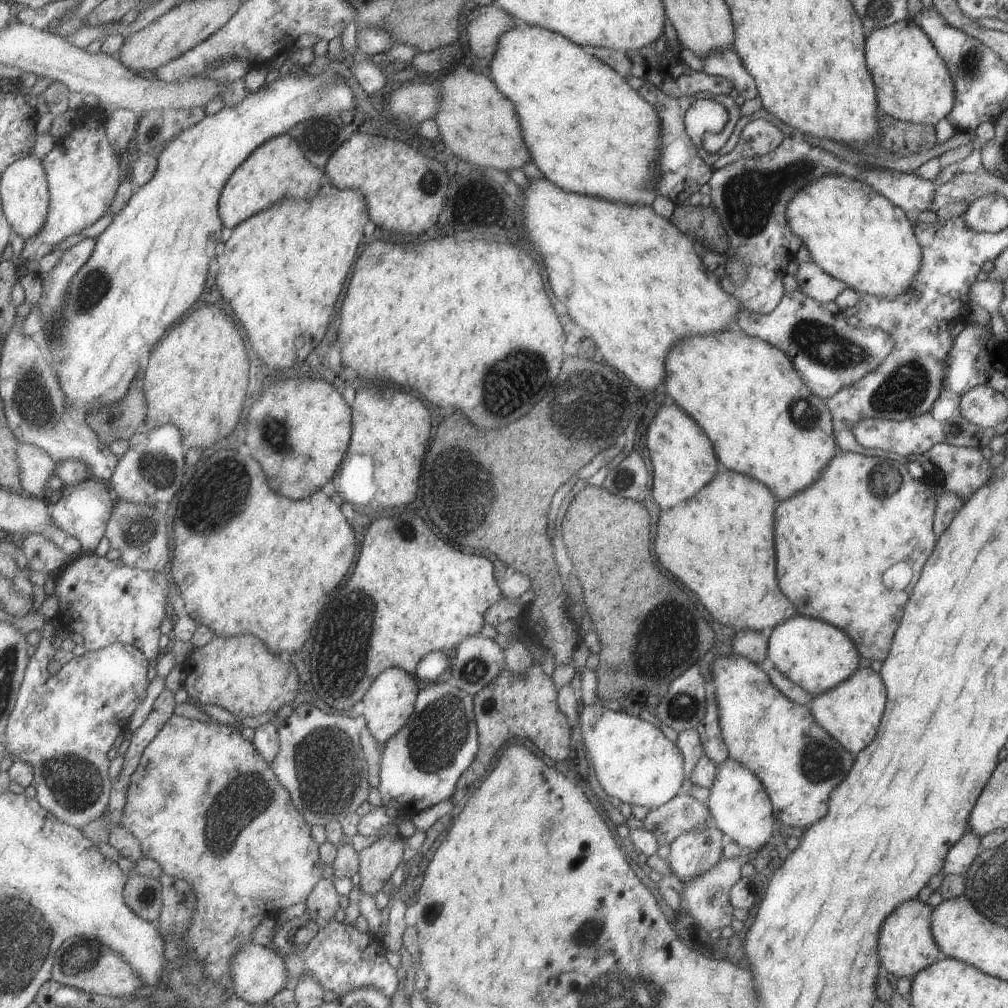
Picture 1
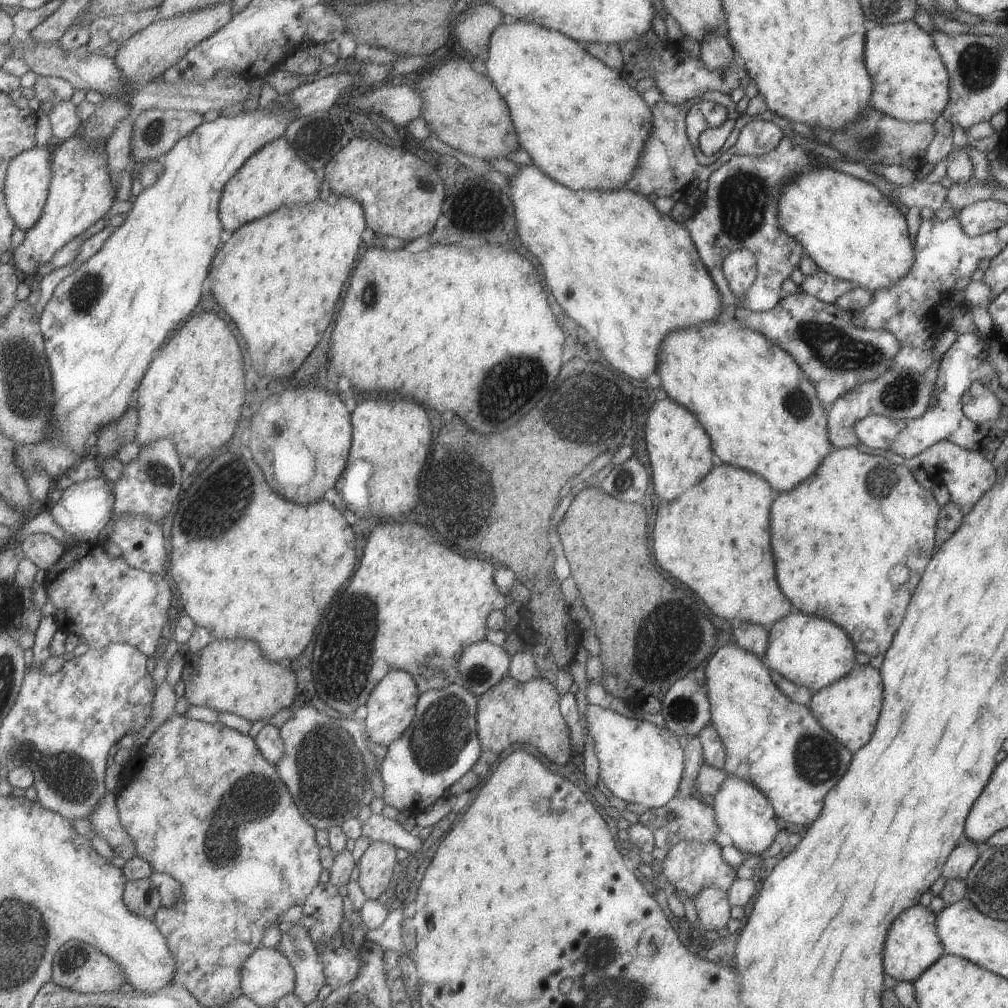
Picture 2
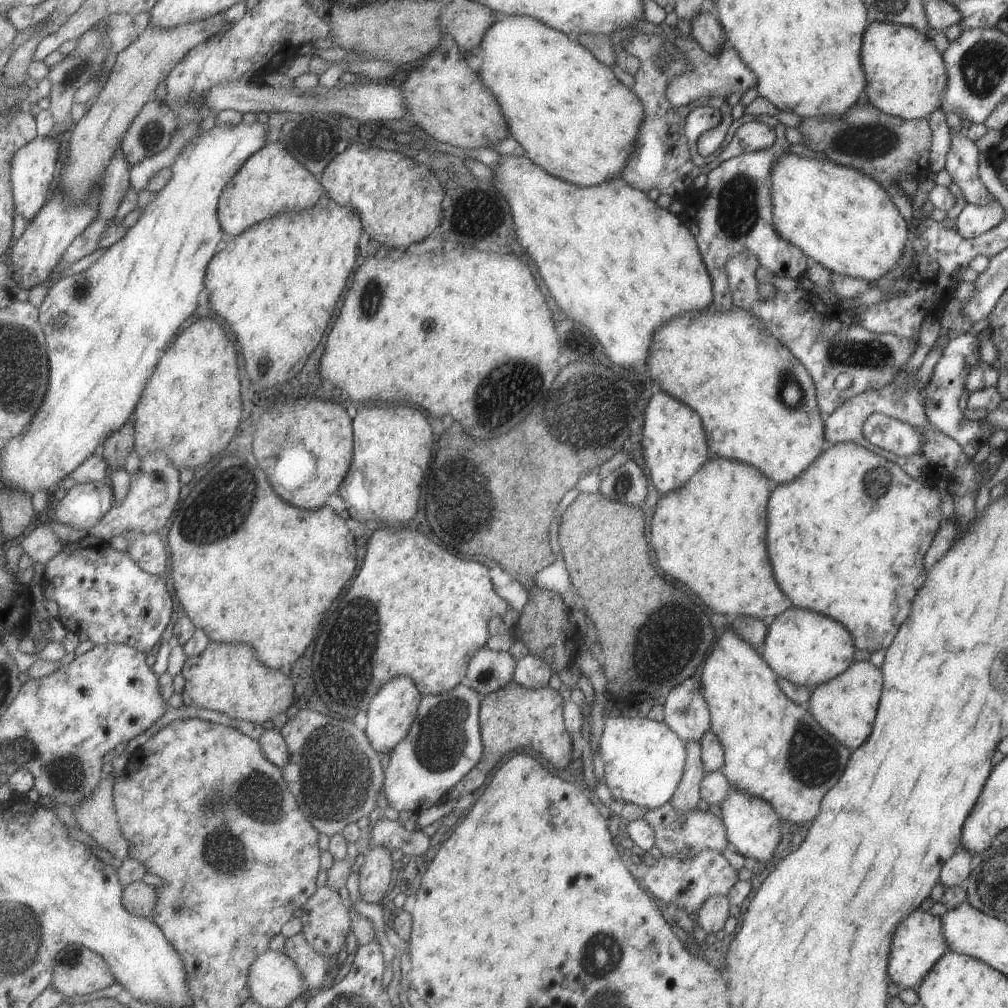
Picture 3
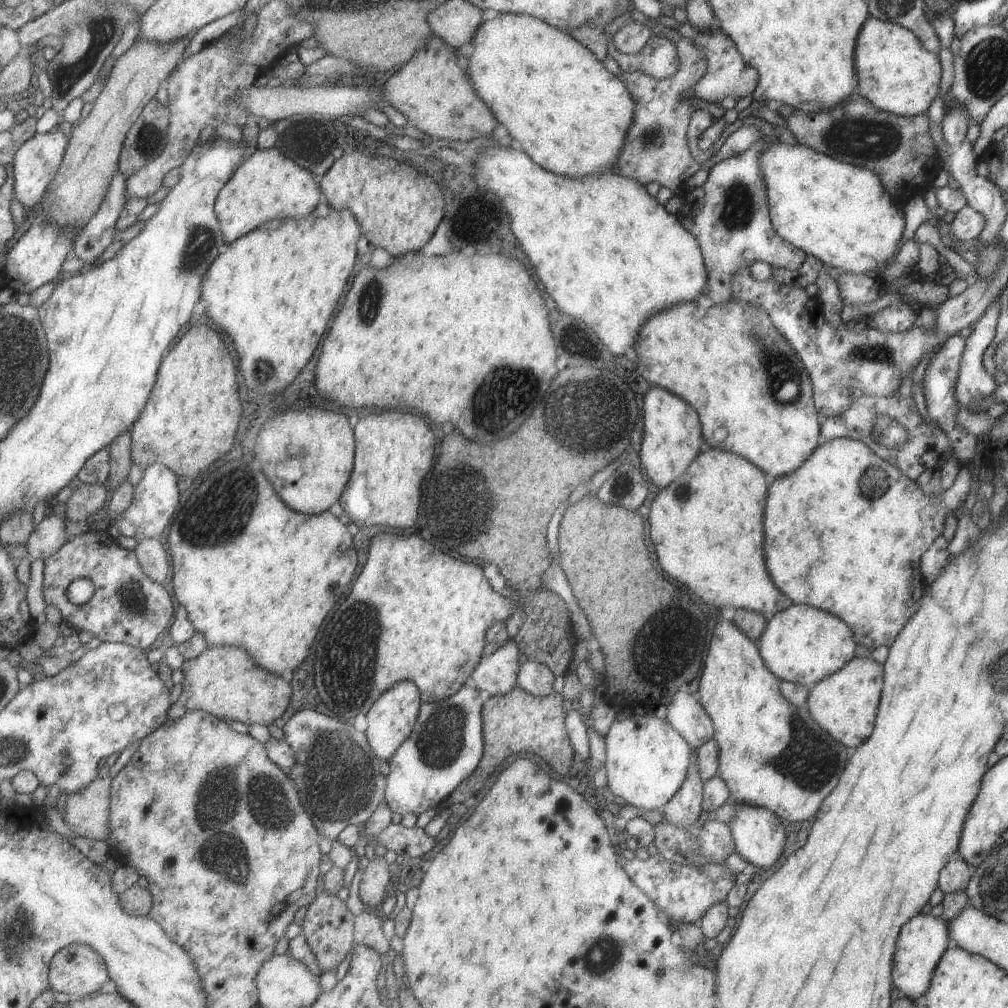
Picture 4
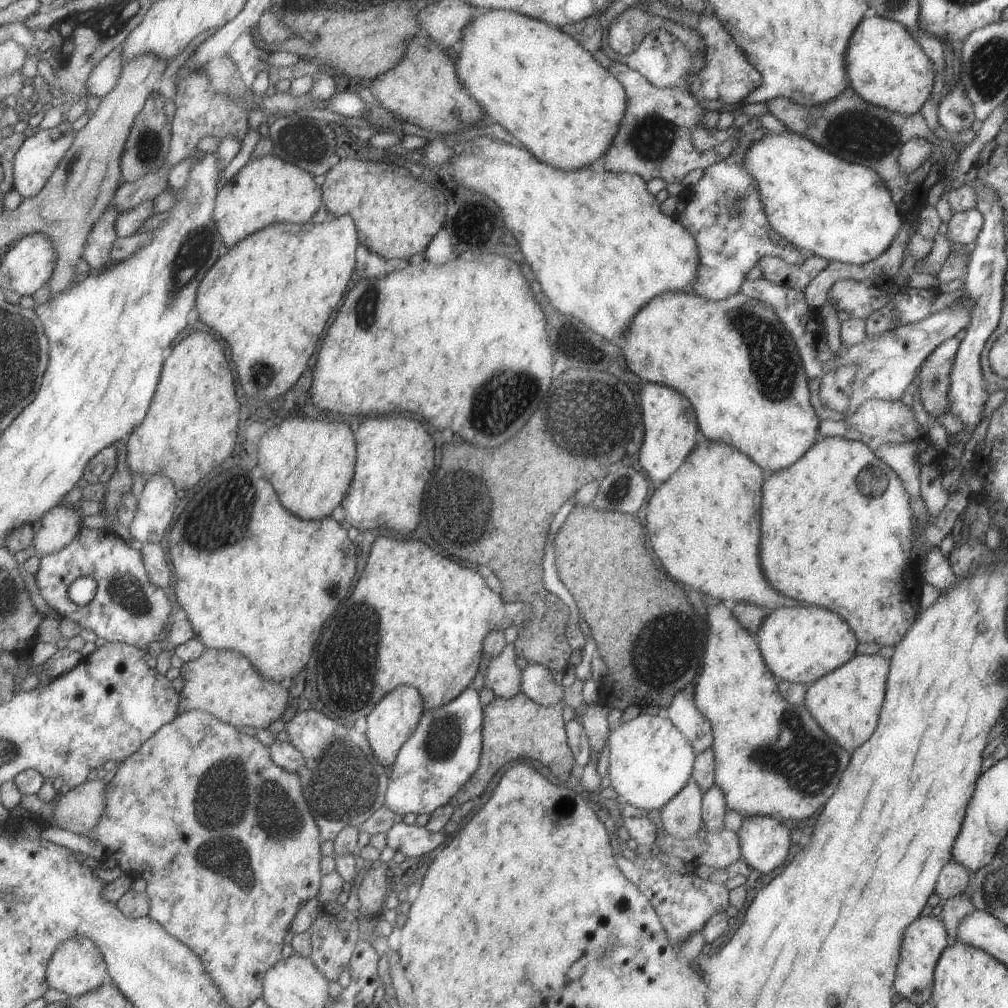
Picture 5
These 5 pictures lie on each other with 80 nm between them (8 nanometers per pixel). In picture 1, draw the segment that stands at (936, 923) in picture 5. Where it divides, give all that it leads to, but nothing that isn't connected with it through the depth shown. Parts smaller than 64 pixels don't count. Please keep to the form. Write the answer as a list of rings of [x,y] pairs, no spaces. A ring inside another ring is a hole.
[[[909,900],[899,904],[881,922],[881,928],[877,932],[877,953],[880,967],[897,979],[900,977],[912,978],[917,972],[941,957],[935,946],[935,940],[931,936],[931,930],[929,930],[931,910],[931,906],[919,902],[919,900]]]

